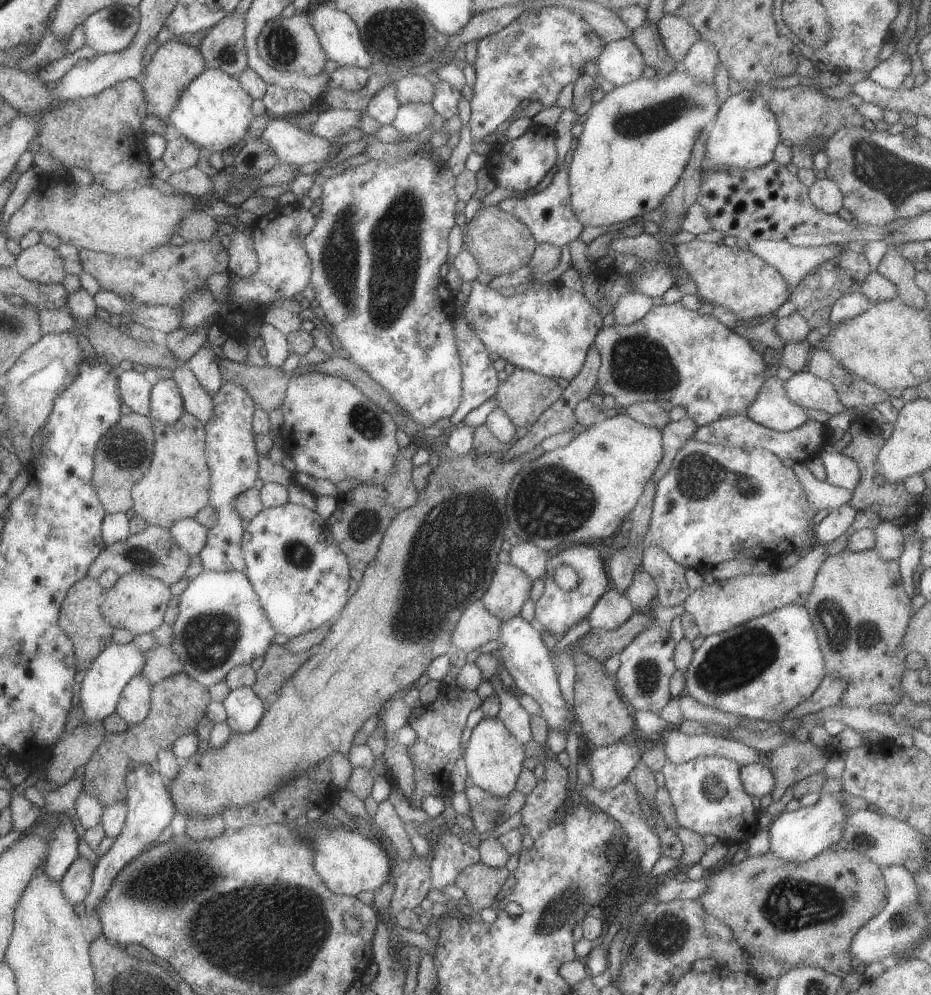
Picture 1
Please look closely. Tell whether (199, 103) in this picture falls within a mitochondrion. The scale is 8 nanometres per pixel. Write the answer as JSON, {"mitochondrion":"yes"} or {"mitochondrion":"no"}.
{"mitochondrion":"no"}

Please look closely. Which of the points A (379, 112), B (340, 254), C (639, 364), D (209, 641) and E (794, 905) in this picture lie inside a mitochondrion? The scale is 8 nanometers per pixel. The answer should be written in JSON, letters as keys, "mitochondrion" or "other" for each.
{"A":"other","B":"mitochondrion","C":"mitochondrion","D":"mitochondrion","E":"mitochondrion"}

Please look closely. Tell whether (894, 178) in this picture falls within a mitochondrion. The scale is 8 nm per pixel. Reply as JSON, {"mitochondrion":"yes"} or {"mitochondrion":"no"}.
{"mitochondrion":"yes"}

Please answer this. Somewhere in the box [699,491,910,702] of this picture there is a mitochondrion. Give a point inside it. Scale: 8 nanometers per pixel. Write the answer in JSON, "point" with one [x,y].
{"point":[831,619]}

